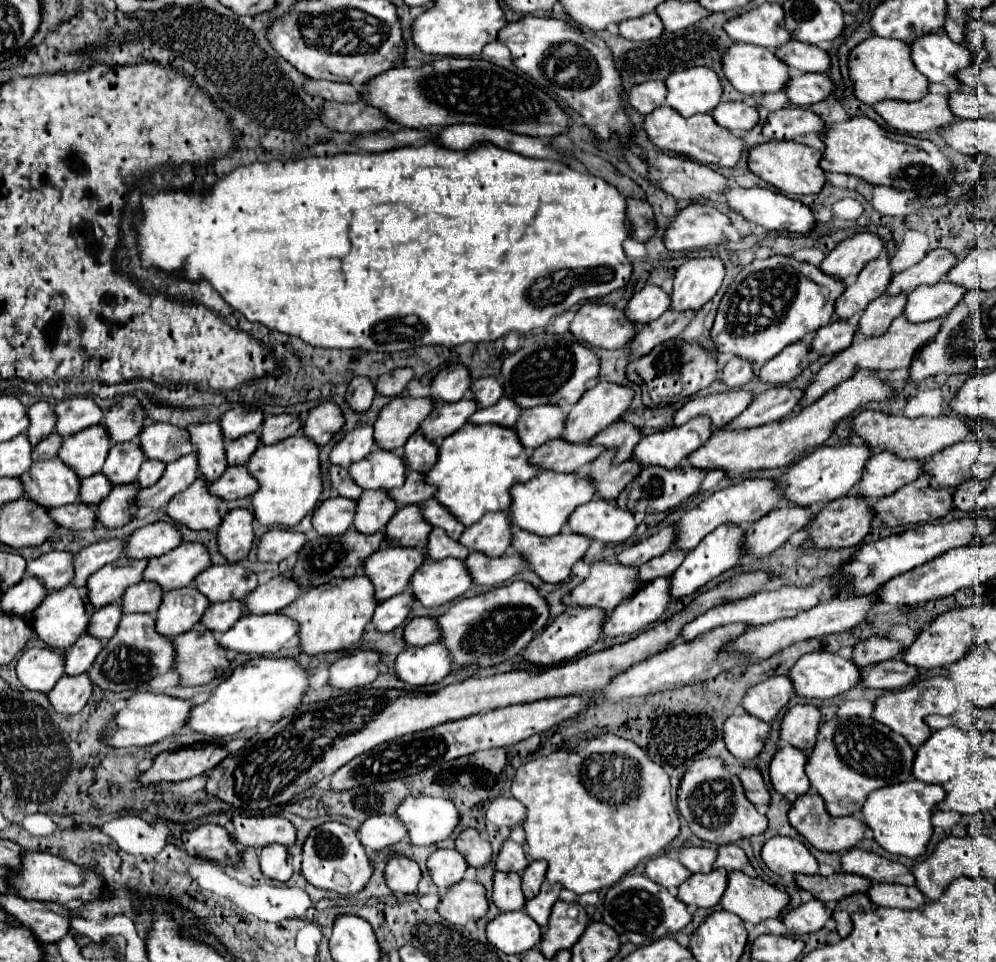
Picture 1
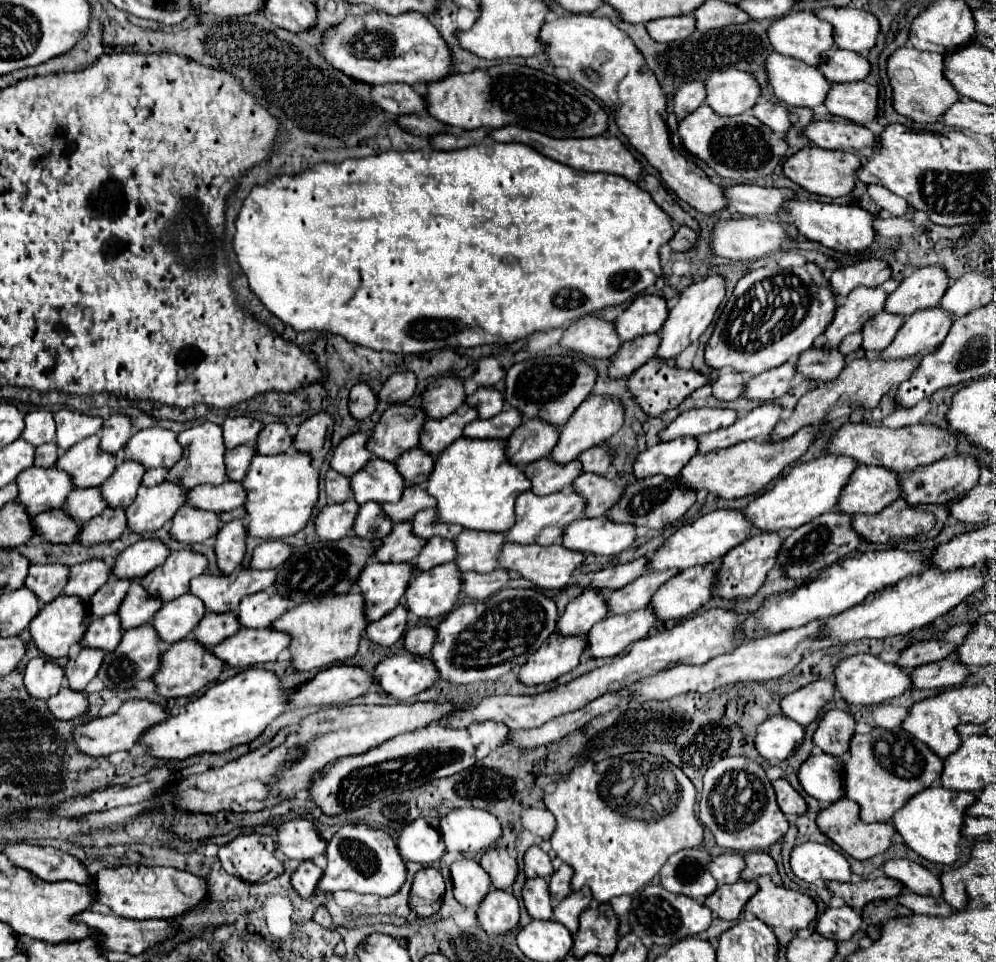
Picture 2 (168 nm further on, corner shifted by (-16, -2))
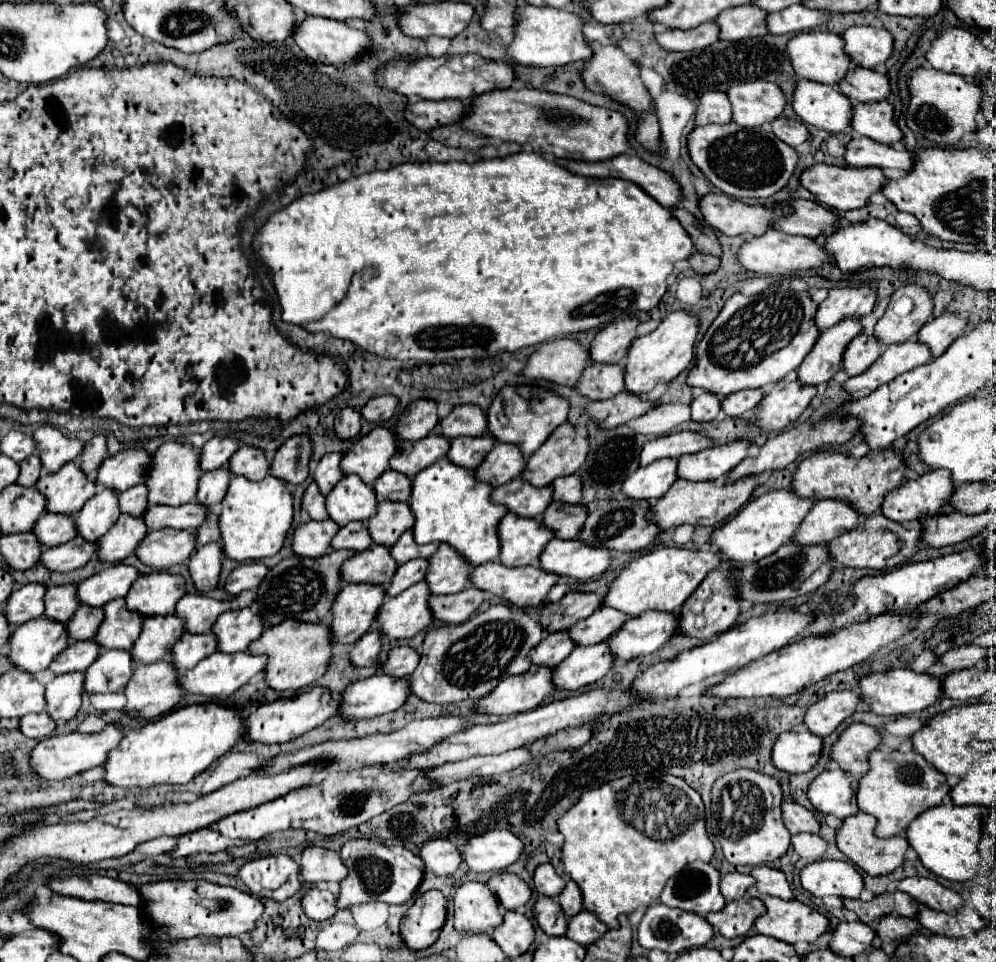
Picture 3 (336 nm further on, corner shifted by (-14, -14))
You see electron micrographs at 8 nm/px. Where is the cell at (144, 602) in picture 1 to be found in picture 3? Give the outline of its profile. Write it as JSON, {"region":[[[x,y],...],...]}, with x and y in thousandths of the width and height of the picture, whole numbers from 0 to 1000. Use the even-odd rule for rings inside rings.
{"region":[[[124,622],[110,624],[102,634],[104,644],[94,659],[94,667],[98,667],[102,674],[131,676],[135,663],[139,663],[139,655],[143,653],[143,640],[131,638],[131,634],[127,634]]]}

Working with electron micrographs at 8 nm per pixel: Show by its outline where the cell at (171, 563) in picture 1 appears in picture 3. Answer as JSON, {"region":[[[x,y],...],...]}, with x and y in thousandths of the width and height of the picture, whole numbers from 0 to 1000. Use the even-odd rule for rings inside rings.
{"region":[[[153,595],[149,599],[139,599],[129,617],[127,632],[139,636],[141,640],[169,640],[175,638],[175,626],[187,617],[185,601],[169,595]]]}

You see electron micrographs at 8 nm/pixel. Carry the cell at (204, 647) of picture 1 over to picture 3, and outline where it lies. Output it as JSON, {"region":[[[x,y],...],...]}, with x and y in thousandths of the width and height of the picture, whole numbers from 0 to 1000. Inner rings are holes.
{"region":[[[157,688],[151,692],[137,692],[122,721],[127,723],[124,742],[131,746],[159,746],[169,742],[183,723],[175,713],[175,692],[171,688]]]}

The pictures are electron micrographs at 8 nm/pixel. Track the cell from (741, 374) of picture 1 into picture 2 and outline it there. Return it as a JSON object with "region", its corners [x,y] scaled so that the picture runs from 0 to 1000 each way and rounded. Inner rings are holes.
{"region":[[[727,387],[723,389],[723,393],[715,399],[715,410],[723,416],[739,416],[745,412],[747,407],[747,393],[743,387]]]}

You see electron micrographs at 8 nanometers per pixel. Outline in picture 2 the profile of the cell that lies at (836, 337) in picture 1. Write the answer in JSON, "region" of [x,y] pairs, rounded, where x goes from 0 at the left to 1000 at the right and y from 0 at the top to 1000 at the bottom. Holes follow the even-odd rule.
{"region":[[[815,362],[803,368],[801,372],[801,387],[819,397],[829,397],[839,393],[847,380],[849,380],[849,370],[841,362],[835,364]]]}

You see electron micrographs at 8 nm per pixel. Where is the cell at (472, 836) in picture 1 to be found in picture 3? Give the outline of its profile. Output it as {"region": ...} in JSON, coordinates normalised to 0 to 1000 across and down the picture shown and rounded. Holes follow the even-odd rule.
{"region":[[[512,906],[496,909],[490,917],[490,923],[502,936],[502,942],[506,946],[518,946],[518,944],[526,942],[534,931],[532,921],[522,911],[512,909]]]}

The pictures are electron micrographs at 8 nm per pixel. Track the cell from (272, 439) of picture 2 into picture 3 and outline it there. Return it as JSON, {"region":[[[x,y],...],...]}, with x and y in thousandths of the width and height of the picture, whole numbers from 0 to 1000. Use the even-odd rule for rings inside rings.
{"region":[[[241,464],[229,478],[229,489],[235,495],[245,495],[257,501],[271,491],[271,480],[267,478],[263,468],[257,468],[253,464]]]}

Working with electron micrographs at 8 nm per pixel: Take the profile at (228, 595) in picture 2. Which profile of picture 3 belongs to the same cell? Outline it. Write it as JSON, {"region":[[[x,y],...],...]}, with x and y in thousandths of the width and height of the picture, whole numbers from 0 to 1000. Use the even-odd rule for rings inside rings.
{"region":[[[243,615],[233,626],[221,626],[203,617],[187,617],[179,624],[175,638],[185,644],[185,657],[189,659],[207,659],[215,649],[215,642],[225,634],[235,634],[235,630],[251,630],[255,615]]]}

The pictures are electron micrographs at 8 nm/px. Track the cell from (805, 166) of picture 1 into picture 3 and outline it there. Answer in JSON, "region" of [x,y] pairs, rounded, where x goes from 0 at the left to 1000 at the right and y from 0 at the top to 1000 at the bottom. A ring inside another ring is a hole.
{"region":[[[819,170],[805,181],[805,193],[821,204],[821,208],[837,218],[859,218],[873,210],[873,204],[884,200],[890,191],[890,183],[884,175],[843,175],[831,170]]]}

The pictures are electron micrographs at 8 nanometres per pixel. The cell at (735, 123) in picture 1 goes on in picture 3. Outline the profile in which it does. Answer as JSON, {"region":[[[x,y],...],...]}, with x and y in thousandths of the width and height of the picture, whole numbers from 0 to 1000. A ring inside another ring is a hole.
{"region":[[[787,121],[779,123],[775,127],[775,135],[791,152],[801,152],[801,150],[805,150],[805,148],[809,148],[813,143],[813,137],[811,137],[807,127],[795,125],[795,123],[787,123]]]}

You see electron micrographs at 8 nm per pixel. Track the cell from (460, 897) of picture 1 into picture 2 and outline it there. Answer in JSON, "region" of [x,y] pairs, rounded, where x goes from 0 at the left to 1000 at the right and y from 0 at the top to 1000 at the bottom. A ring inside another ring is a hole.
{"region":[[[492,925],[478,946],[480,960],[488,971],[508,971],[522,956],[520,936],[508,925]]]}

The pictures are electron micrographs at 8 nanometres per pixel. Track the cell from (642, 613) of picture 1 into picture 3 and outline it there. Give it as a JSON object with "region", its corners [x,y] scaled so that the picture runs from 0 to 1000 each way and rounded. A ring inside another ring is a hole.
{"region":[[[608,667],[596,672],[576,674],[570,684],[566,684],[554,696],[554,711],[558,717],[580,719],[586,713],[592,713],[604,707],[610,696],[616,692],[612,678],[608,676]]]}

